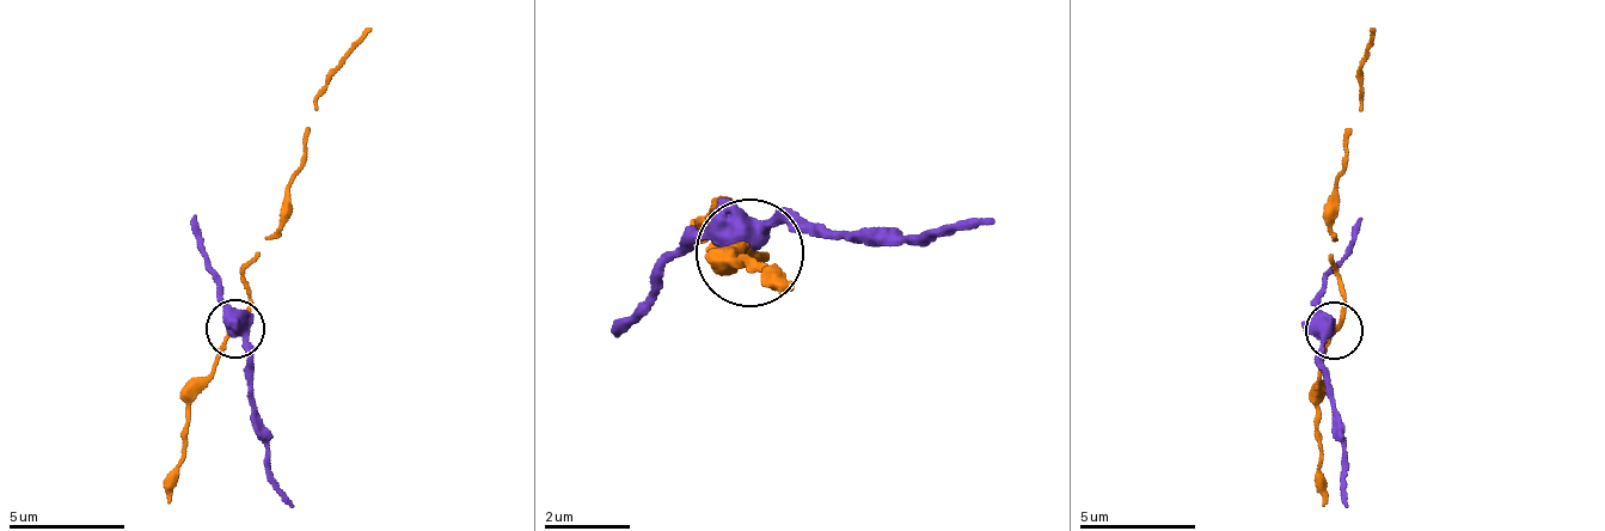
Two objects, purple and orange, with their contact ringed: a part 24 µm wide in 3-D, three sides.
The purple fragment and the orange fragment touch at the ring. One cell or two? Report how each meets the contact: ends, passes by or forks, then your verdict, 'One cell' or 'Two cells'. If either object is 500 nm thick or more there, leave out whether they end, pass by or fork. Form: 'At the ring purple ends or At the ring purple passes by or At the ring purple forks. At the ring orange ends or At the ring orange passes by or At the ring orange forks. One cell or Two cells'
At the ring purple forks. At the ring orange passes by. Two cells

